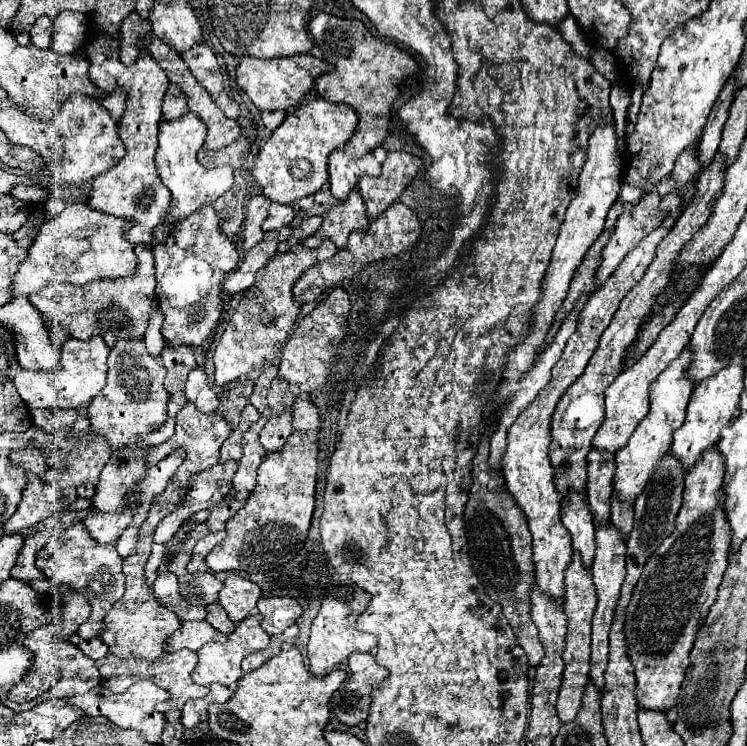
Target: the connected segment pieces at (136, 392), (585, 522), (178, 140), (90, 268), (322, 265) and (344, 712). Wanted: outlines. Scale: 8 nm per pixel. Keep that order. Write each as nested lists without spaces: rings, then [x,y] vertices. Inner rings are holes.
[[[129,338],[119,340],[107,358],[109,372],[107,372],[107,384],[105,388],[91,400],[87,408],[87,416],[91,422],[91,430],[97,436],[103,436],[111,444],[111,460],[101,470],[101,480],[95,488],[93,506],[99,512],[115,512],[119,508],[127,506],[127,492],[139,484],[139,508],[131,522],[131,526],[123,532],[123,536],[117,540],[117,552],[125,558],[135,550],[137,542],[137,530],[139,524],[147,518],[147,512],[159,492],[165,490],[169,478],[175,474],[185,458],[183,448],[171,452],[159,463],[151,468],[145,467],[145,454],[147,446],[141,446],[141,440],[145,434],[157,430],[167,420],[167,400],[169,394],[163,386],[163,378],[167,368],[163,368],[161,360],[151,356],[145,348],[143,338]],[[143,376],[143,378],[141,378]]]
[[[587,500],[575,504],[575,508],[561,508],[565,528],[571,532],[573,550],[581,554],[583,568],[591,570],[595,550],[595,526],[591,524],[591,512],[587,512]]]
[[[191,112],[183,114],[181,118],[175,118],[175,120],[163,120],[159,124],[159,148],[157,148],[155,162],[157,162],[157,170],[159,170],[163,184],[171,190],[171,196],[173,196],[167,218],[155,230],[155,236],[159,240],[165,240],[169,228],[177,220],[187,218],[191,212],[195,212],[203,204],[215,202],[219,196],[223,196],[233,186],[233,170],[231,168],[223,166],[223,168],[207,170],[205,166],[201,166],[197,162],[197,152],[199,152],[199,146],[203,146],[203,142],[205,142],[205,134],[207,134],[207,126]]]
[[[83,202],[69,204],[57,218],[49,218],[43,224],[41,232],[29,246],[29,256],[23,264],[19,264],[13,284],[9,286],[11,300],[19,296],[31,296],[47,284],[69,282],[75,286],[83,286],[91,280],[131,274],[137,260],[133,254],[133,244],[123,236],[127,228],[131,228],[131,222],[127,220],[91,210]]]
[[[401,202],[391,204],[385,212],[381,212],[377,218],[373,218],[369,222],[367,230],[351,232],[347,248],[337,250],[337,254],[331,260],[317,262],[307,272],[303,272],[301,278],[293,286],[295,300],[297,302],[315,302],[323,294],[331,292],[335,288],[335,284],[343,282],[345,278],[351,278],[353,274],[357,274],[369,262],[375,262],[375,260],[381,260],[381,258],[391,258],[391,256],[397,256],[399,252],[407,252],[417,242],[419,232],[421,232],[421,224],[419,224],[419,218],[415,216],[415,212]]]
[[[353,652],[349,656],[349,678],[333,696],[333,714],[341,724],[359,726],[365,722],[371,706],[371,690],[385,678],[387,672],[379,666],[373,654]]]

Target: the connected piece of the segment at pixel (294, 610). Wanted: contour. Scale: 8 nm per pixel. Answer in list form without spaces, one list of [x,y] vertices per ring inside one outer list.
[[[271,596],[271,598],[259,598],[257,610],[263,616],[261,628],[273,636],[283,634],[285,628],[295,624],[295,620],[301,616],[301,606],[297,600],[289,596]]]

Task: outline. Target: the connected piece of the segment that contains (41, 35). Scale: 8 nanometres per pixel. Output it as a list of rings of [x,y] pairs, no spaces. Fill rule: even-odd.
[[[39,16],[39,20],[35,20],[35,24],[29,30],[31,42],[39,48],[51,48],[51,40],[53,40],[53,20],[49,16]]]

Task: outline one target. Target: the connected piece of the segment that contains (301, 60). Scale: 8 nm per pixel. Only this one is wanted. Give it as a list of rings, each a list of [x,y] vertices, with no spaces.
[[[295,54],[287,58],[253,58],[243,56],[237,66],[237,84],[239,88],[251,98],[251,102],[259,110],[295,110],[297,104],[303,100],[303,96],[313,86],[313,80],[329,72],[331,64],[327,60],[319,60],[313,54]]]

